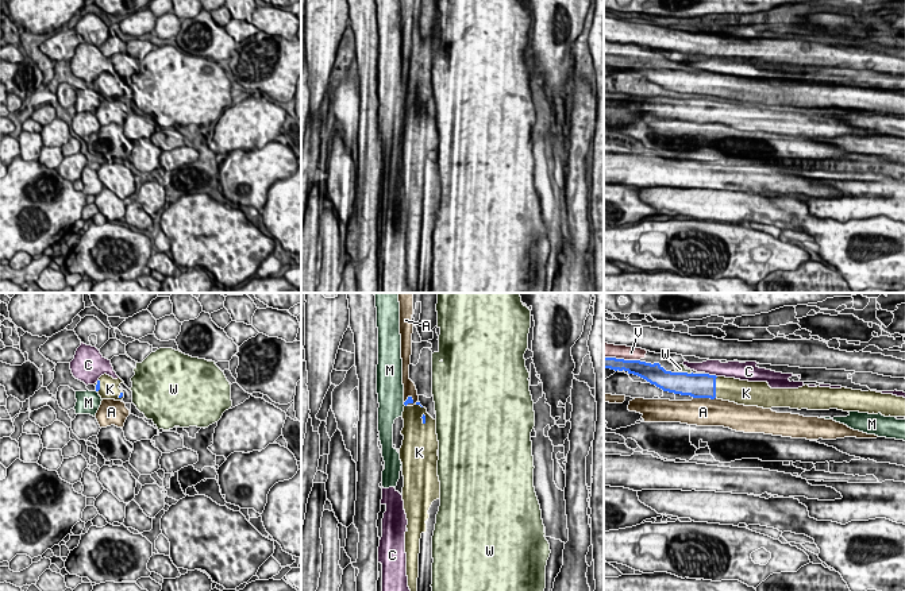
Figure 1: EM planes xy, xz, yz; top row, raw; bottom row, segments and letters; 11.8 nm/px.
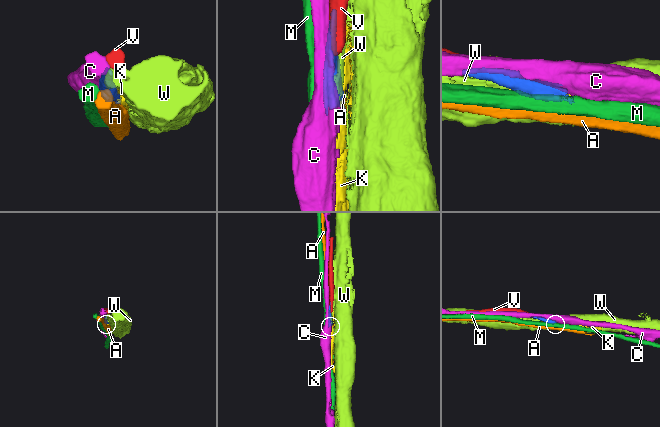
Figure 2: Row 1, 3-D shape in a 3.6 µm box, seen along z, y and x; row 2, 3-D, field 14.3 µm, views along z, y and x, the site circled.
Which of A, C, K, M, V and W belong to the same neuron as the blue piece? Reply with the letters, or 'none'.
K, V

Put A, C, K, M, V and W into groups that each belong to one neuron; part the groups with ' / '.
A / C / K V / M / W

